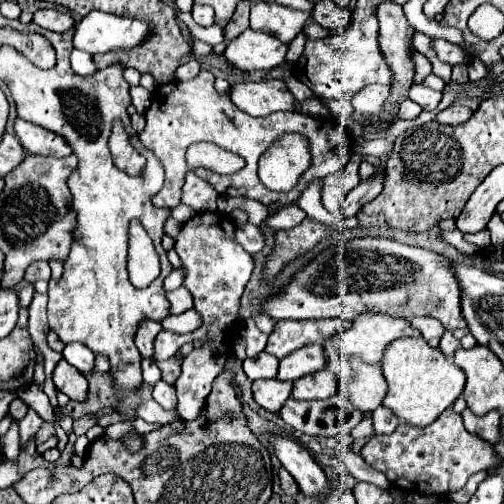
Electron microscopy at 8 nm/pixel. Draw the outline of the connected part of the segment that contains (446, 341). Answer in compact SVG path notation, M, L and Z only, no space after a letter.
M445 331L443 337L441 337L441 343L439 343L439 349L445 353L445 355L453 355L459 347L459 341L451 335L451 331Z

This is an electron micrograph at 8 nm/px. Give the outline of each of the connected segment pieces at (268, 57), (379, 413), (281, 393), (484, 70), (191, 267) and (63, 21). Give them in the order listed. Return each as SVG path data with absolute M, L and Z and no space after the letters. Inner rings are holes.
M247 29L239 37L231 39L225 49L229 63L243 71L255 69L273 69L285 61L287 45L281 43L275 35Z
M385 407L375 409L375 411L371 413L371 417L373 417L373 429L375 429L377 435L393 433L395 427L397 427L397 423L399 423L399 419L397 419L391 411L387 411Z
M257 379L253 381L253 397L255 401L271 411L277 413L285 399L291 395L293 383L291 381L279 381L279 379Z
M474 59L468 65L468 75L471 82L481 81L488 76L489 67L478 59Z
M201 213L183 223L179 237L175 239L175 251L181 257L185 279L183 287L193 297L193 308L203 317L203 325L187 335L177 335L169 331L161 331L155 337L155 361L165 361L175 355L175 351L183 343L203 341L203 347L193 349L182 362L181 375L175 382L177 396L177 415L185 421L193 421L201 407L205 405L205 397L211 393L213 379L225 369L229 361L231 347L239 333L239 307L243 289L253 271L253 259L247 251L239 249L239 245L231 243L231 235L235 225L227 213Z
M37 9L35 15L33 15L33 21L39 25L39 27L45 27L45 29L51 29L51 31L67 31L67 29L73 29L75 21L71 15L67 13L61 13L57 9Z

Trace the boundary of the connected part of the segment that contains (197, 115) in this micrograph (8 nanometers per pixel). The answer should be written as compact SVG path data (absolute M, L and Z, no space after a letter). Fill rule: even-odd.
M201 69L195 79L189 81L173 81L159 85L153 91L153 101L151 107L145 113L147 125L139 133L139 141L155 153L155 157L163 163L165 167L165 185L157 195L179 195L181 199L182 187L185 181L185 171L187 171L187 161L185 161L185 151L191 143L195 141L211 141L219 145L225 151L231 151L239 157L245 159L245 167L239 173L233 175L217 175L209 169L197 169L195 173L209 181L219 195L231 195L231 197L249 197L255 199L263 205L269 205L273 201L279 203L295 203L301 191L307 187L311 179L317 177L327 177L329 173L339 171L347 161L349 161L349 141L347 137L329 123L329 119L313 119L301 113L291 113L291 111L279 111L267 117L251 117L237 109L229 97L219 97L215 87L213 87L213 75L207 69ZM285 133L299 133L309 139L311 145L311 167L307 173L301 175L297 187L293 187L287 193L277 193L267 189L259 177L257 177L257 161L259 157L273 145L277 143ZM339 143L341 143L341 159L339 159Z

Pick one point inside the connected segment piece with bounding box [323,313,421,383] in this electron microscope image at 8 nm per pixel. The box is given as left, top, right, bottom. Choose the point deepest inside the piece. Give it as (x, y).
(370, 333)

